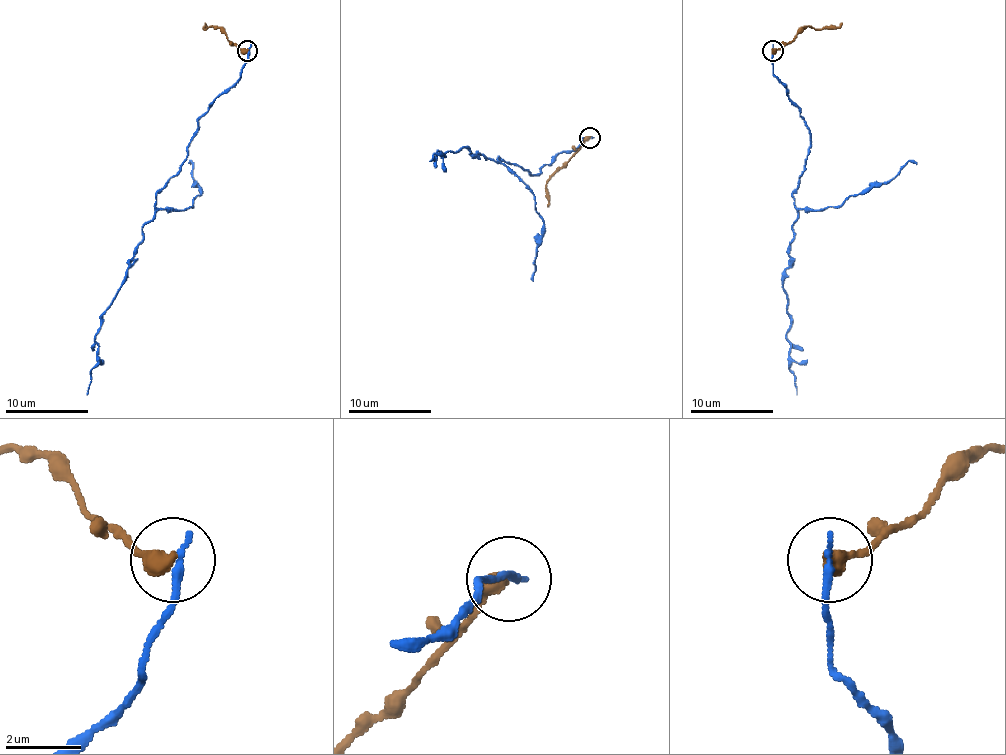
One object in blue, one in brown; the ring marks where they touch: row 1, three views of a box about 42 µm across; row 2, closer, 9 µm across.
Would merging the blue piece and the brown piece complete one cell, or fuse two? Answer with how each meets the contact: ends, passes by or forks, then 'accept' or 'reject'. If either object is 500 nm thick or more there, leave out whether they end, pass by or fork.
blue ends; brown ends; reject

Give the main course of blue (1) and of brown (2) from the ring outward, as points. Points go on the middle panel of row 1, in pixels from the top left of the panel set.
1: (590, 137), (561, 151), (538, 174), (466, 147), (443, 155), (437, 151), (429, 161)
2: (590, 137), (547, 182), (547, 207)

